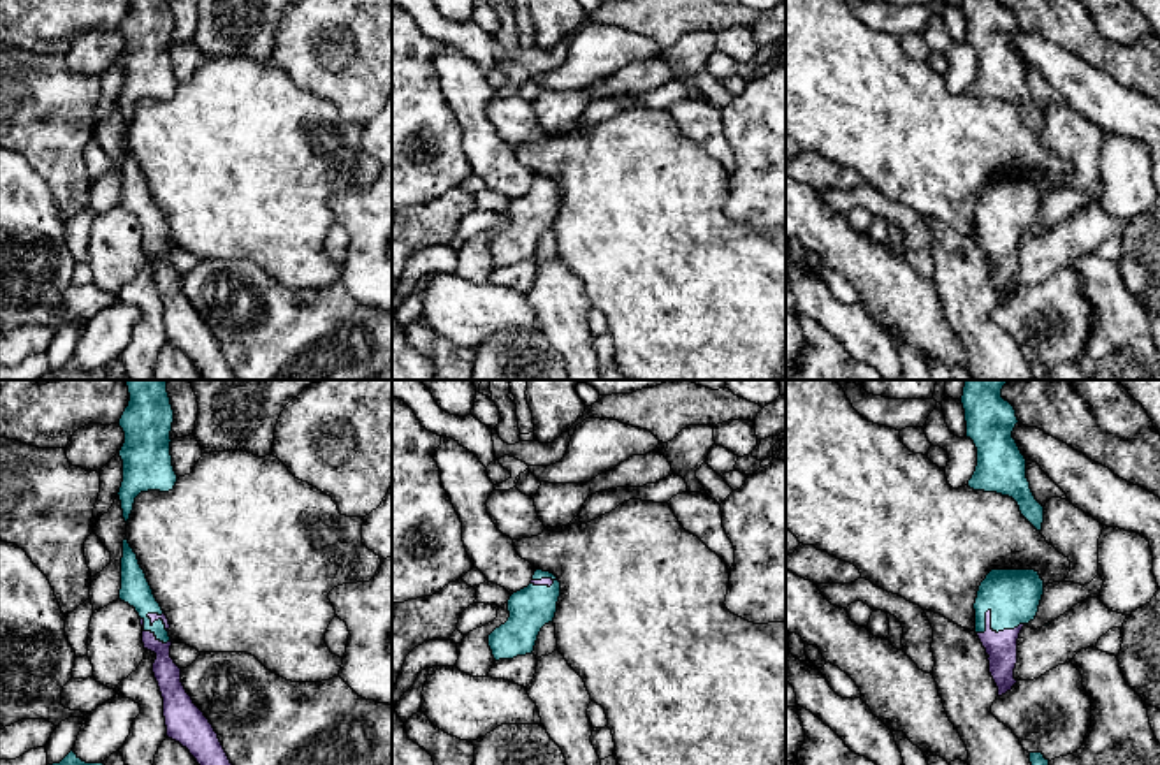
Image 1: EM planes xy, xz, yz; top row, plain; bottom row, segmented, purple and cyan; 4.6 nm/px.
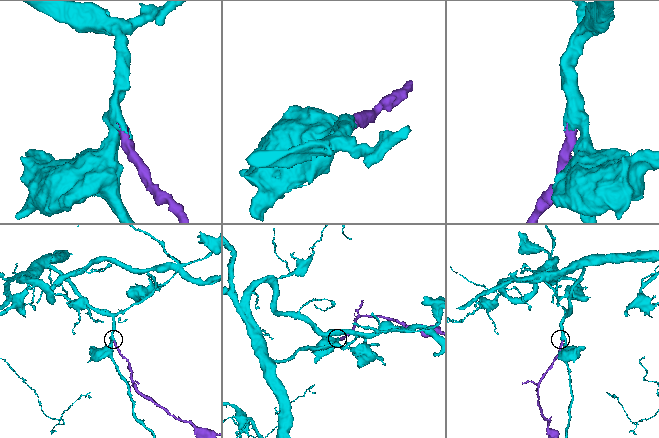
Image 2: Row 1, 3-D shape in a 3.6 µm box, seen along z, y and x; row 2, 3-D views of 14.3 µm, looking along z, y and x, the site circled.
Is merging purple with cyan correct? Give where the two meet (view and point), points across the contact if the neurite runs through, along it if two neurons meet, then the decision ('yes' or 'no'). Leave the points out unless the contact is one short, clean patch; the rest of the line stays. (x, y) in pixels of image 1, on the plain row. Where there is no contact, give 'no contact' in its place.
contact yz (990, 227); way yz (1002, 254), (990, 227), (1013, 203); yes

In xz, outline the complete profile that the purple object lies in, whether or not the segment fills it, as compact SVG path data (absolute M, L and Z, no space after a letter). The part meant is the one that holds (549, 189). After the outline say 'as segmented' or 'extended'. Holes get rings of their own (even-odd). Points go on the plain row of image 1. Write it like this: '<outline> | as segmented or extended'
M536 176L531 190L510 202L508 227L489 241L494 266L533 260L541 234L555 223L559 202L557 183Z | extended

